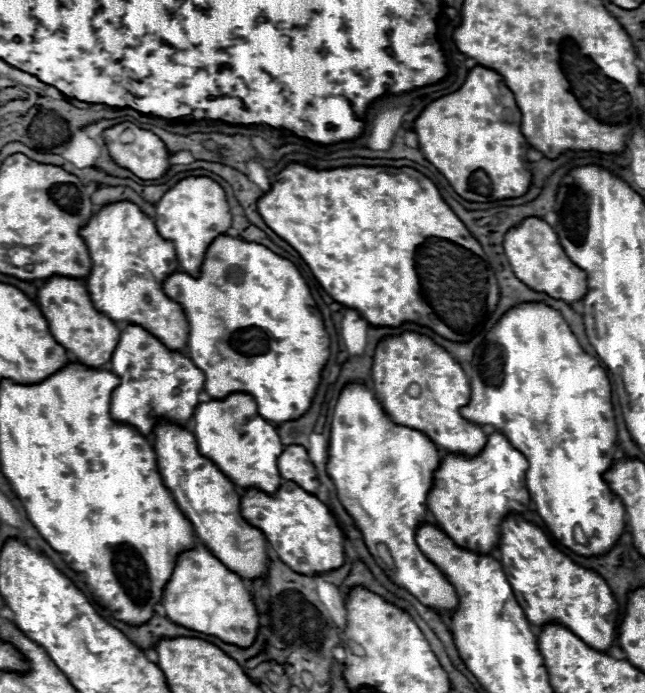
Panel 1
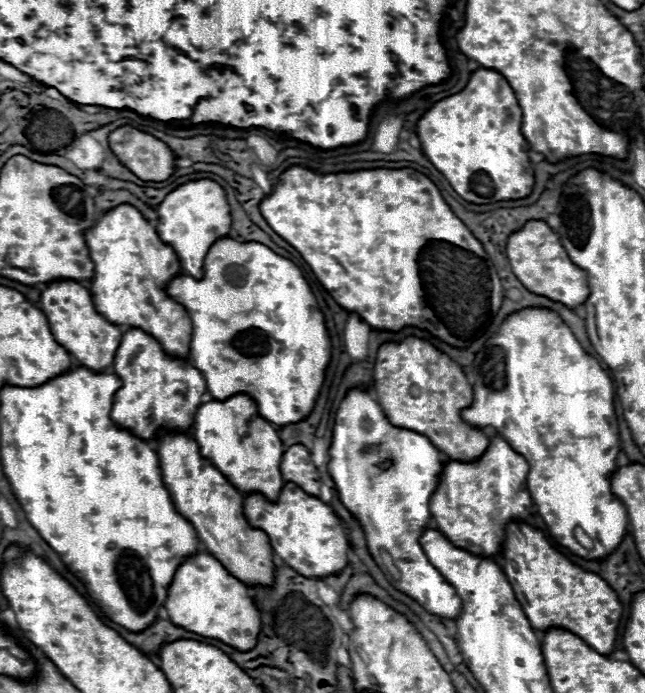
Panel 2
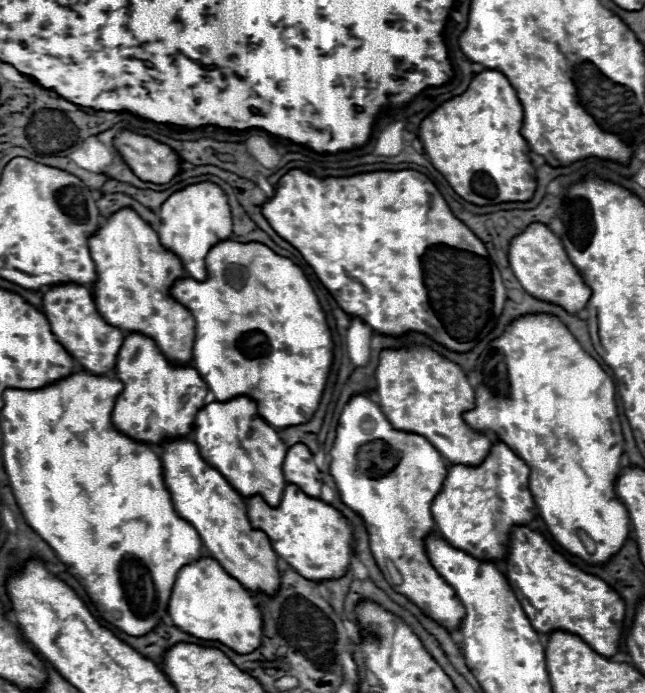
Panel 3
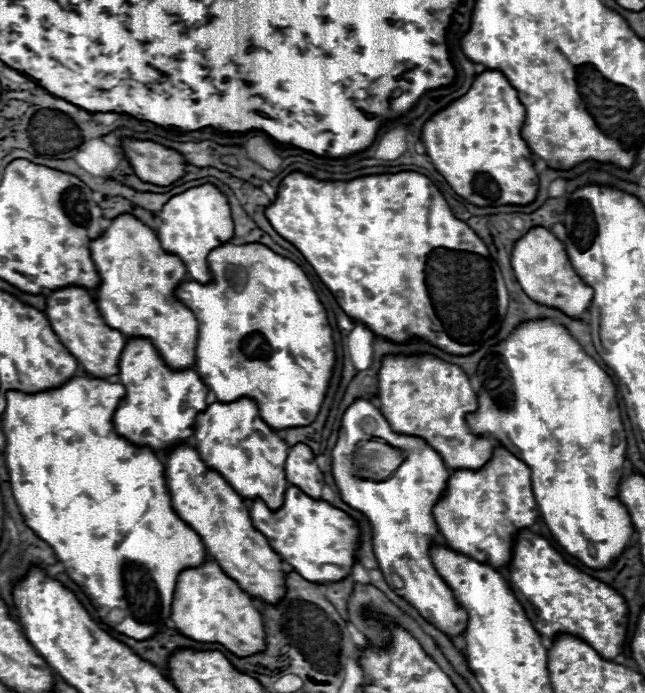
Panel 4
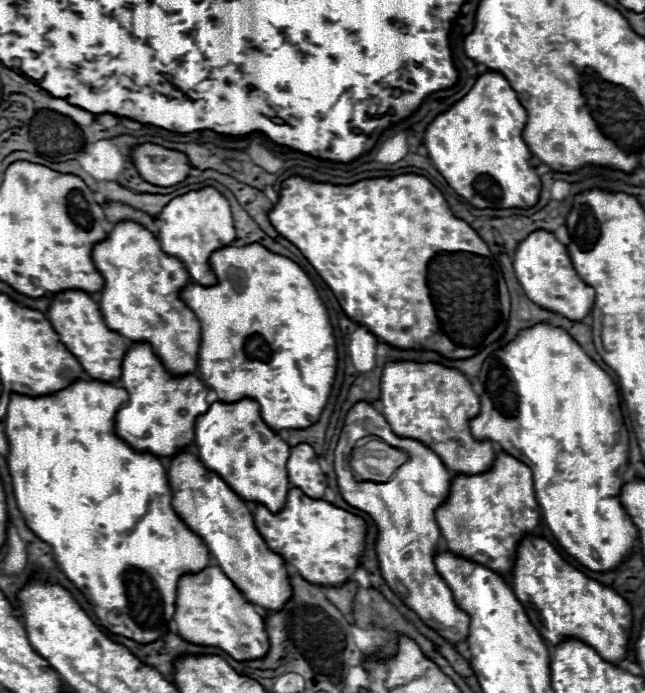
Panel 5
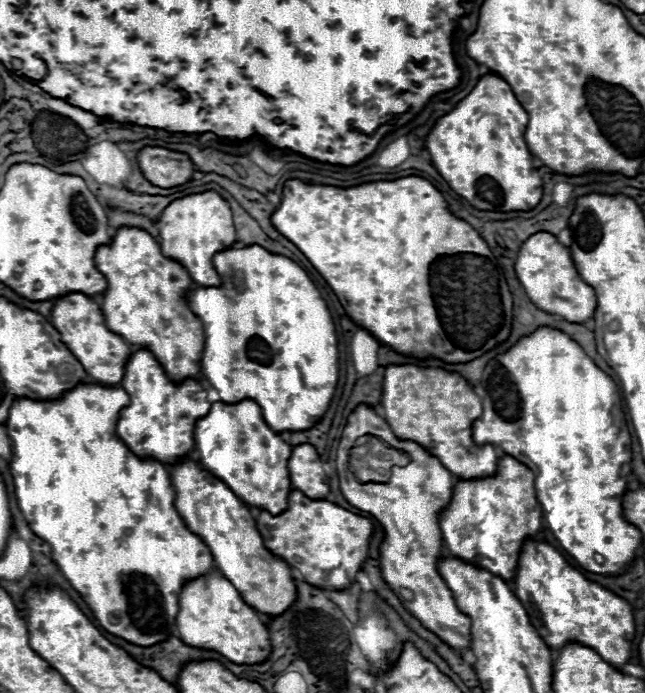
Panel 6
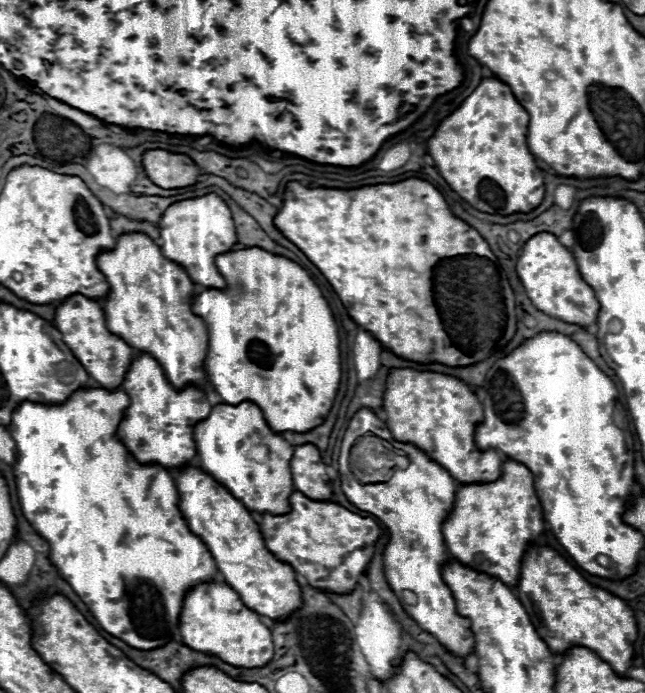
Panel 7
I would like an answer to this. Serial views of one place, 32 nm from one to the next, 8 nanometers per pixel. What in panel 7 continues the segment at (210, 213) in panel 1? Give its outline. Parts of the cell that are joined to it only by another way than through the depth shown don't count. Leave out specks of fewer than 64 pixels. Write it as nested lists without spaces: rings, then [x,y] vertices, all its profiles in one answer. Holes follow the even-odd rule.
[[[216,194],[176,202],[164,210],[160,220],[160,250],[164,258],[182,266],[190,280],[204,288],[226,288],[226,280],[216,268],[216,256],[230,252],[236,246],[236,240],[232,212]]]

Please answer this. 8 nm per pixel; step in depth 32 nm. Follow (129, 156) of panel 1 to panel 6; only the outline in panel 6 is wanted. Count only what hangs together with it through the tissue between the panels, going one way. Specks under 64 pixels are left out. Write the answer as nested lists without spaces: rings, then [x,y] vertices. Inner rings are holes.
[[[142,148],[138,154],[138,164],[146,180],[160,188],[182,186],[192,180],[198,170],[192,160],[182,152],[172,152],[166,148]]]

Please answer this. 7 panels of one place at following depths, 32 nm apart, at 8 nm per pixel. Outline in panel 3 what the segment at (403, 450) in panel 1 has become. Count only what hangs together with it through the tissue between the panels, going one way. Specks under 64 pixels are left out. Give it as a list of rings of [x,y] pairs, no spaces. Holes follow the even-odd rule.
[[[352,396],[352,400],[344,406],[330,456],[330,474],[340,492],[340,498],[366,522],[370,534],[370,550],[387,582],[393,586],[402,582],[400,586],[394,586],[396,592],[404,594],[422,610],[424,616],[432,618],[442,628],[458,630],[464,620],[464,606],[458,598],[454,598],[454,590],[432,566],[424,542],[430,532],[436,532],[430,506],[448,474],[446,460],[424,436],[394,430],[382,410],[366,396]],[[378,440],[390,448],[400,458],[400,462],[388,476],[370,478],[366,474],[368,462],[358,458],[358,448],[364,442]]]

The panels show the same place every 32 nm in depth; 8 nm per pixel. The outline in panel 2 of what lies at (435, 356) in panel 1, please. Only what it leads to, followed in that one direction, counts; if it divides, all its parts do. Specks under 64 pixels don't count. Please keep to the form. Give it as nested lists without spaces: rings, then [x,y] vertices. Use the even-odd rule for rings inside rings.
[[[404,338],[402,342],[380,346],[374,366],[374,392],[394,426],[426,436],[450,460],[474,462],[490,444],[490,438],[484,432],[472,428],[460,416],[464,408],[472,406],[474,396],[466,374],[426,340]],[[412,388],[418,388],[418,392],[412,392]]]

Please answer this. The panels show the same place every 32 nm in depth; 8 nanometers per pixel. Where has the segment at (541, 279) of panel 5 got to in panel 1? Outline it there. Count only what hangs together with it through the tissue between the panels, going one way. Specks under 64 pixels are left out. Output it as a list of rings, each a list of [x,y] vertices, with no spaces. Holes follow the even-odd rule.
[[[526,218],[520,226],[512,228],[504,238],[504,254],[516,278],[536,292],[544,292],[556,300],[564,300],[566,304],[582,300],[588,292],[586,272],[568,260],[564,248],[560,248],[554,228],[540,218]]]

